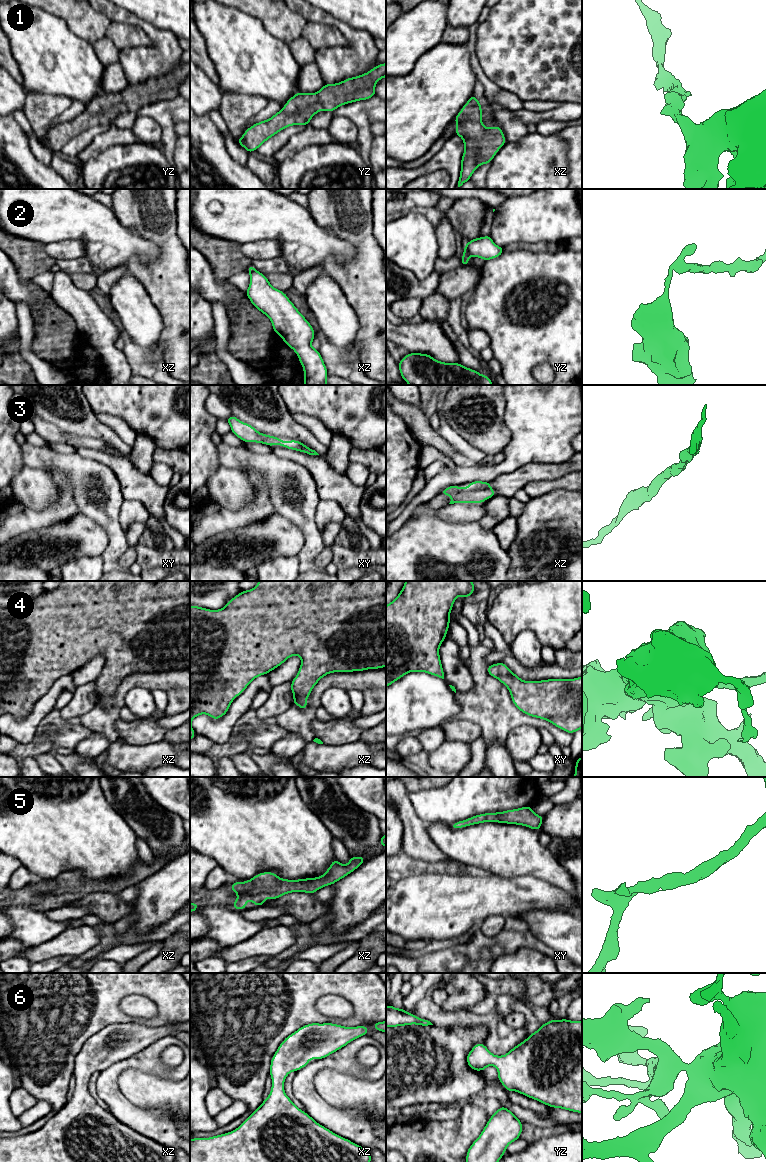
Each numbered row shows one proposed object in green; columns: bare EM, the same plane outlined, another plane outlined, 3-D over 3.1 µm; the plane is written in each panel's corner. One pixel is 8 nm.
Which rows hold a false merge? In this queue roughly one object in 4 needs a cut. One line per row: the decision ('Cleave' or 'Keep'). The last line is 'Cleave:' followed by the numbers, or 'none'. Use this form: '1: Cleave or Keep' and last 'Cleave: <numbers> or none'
1: Keep
2: Cleave
3: Keep
4: Keep
5: Keep
6: Keep
Cleave: 2

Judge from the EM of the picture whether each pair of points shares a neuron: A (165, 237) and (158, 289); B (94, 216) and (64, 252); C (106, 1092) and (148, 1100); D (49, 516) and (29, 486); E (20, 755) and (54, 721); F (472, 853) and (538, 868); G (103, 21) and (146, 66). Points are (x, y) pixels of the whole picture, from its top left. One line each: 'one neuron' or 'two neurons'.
A: one neuron
B: two neurons
C: two neurons
D: two neurons
E: one neuron
F: one neuron
G: two neurons

